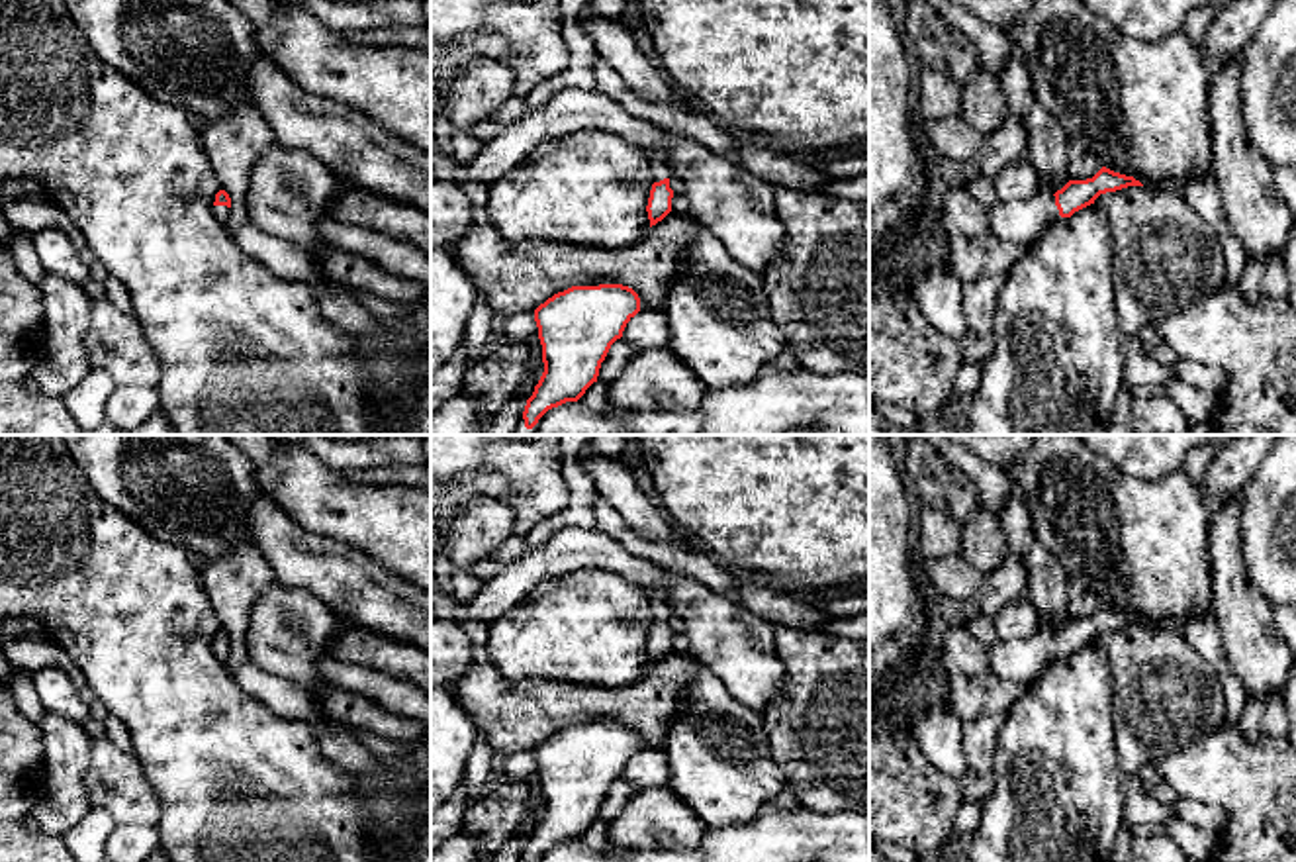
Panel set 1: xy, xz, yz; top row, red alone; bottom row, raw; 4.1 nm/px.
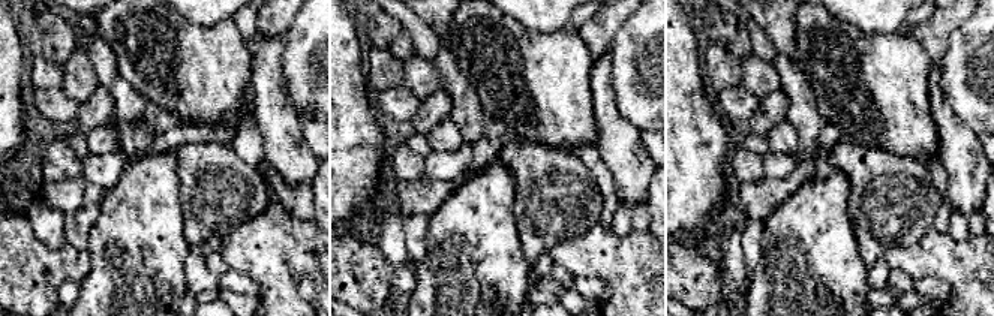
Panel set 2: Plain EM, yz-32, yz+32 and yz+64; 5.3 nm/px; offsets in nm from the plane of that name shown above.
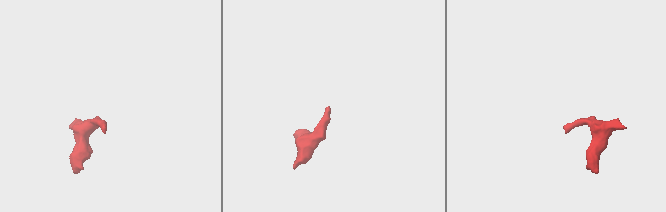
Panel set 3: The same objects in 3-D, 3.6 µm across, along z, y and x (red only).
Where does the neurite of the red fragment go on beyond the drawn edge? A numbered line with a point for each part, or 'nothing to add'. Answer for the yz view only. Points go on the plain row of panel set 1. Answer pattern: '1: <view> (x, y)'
1: yz (1020, 661)

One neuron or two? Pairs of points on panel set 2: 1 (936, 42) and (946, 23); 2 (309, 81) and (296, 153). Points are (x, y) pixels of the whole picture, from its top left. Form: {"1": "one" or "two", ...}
{"1": "one", "2": "two"}

